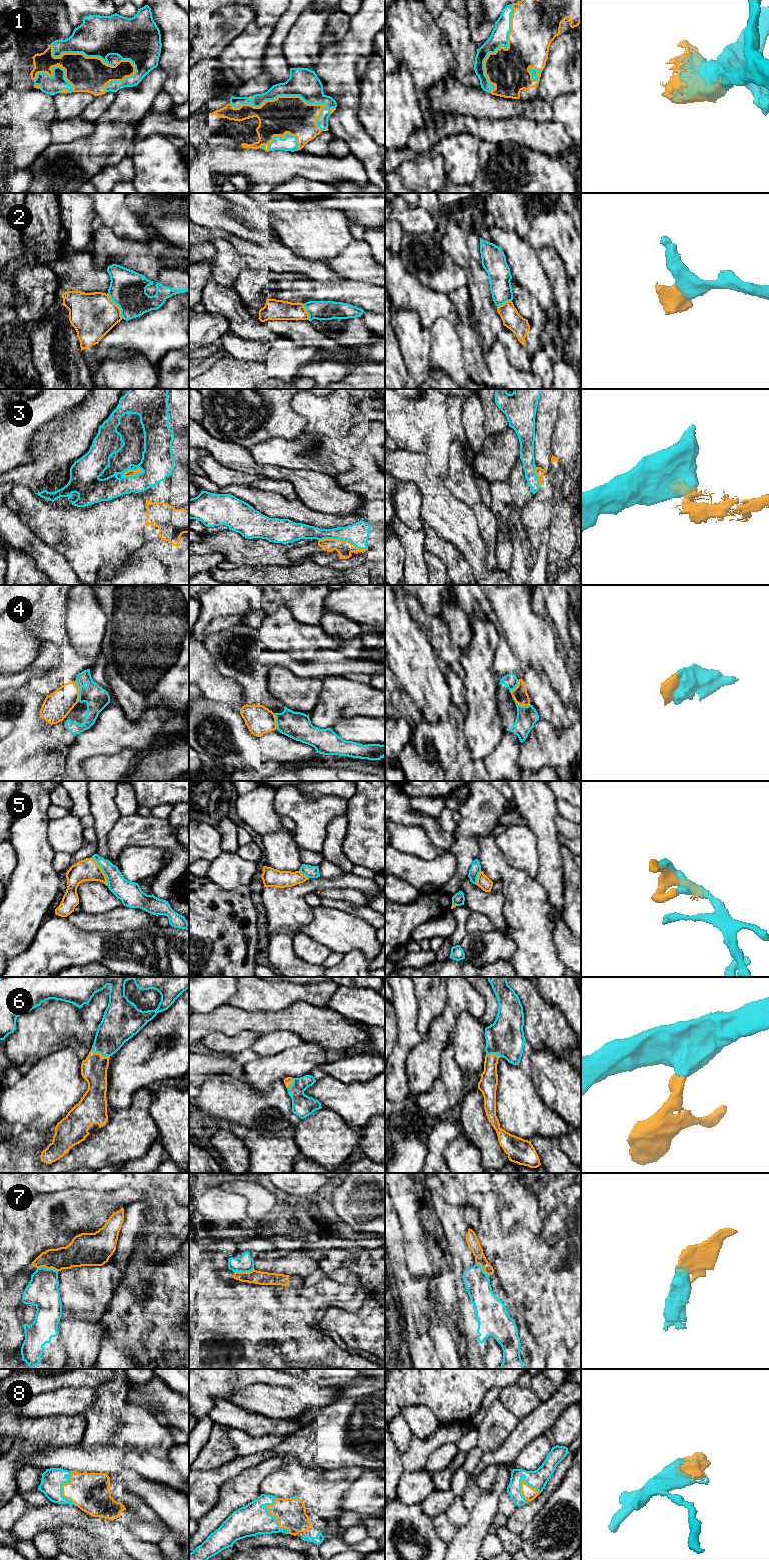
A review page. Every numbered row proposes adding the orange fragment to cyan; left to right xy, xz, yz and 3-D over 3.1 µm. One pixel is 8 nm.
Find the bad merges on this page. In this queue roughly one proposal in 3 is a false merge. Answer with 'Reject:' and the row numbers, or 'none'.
Reject: 2, 3, 4, 5, 7

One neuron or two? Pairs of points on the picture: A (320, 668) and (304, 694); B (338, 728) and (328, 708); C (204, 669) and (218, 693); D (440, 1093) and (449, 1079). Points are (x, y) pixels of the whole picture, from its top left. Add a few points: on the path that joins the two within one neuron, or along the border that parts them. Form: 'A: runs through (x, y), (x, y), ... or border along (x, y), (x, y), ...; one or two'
A: border along (291, 672), (298, 676), (319, 677), (321, 679); two
B: border along (358, 716), (341, 717), (330, 727); two
C: runs through (204, 675), (215, 687); one
D: border along (439, 1077), (445, 1087), (451, 1107); two

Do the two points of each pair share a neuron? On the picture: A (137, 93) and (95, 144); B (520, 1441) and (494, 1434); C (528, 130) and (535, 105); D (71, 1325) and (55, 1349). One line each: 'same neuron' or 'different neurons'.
A: same neuron
B: different neurons
C: different neurons
D: different neurons

